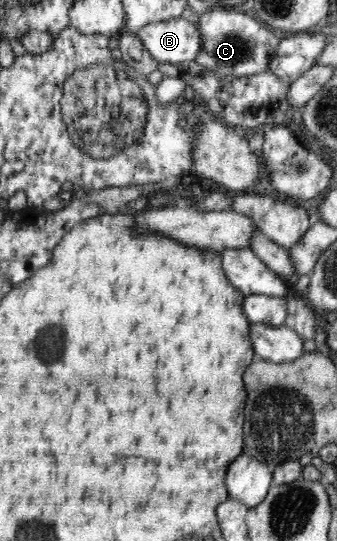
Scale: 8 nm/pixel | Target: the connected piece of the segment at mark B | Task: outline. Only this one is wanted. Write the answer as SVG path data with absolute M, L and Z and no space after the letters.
M183 17L152 22L133 33L158 62L175 65L196 60L202 47L196 25Z

